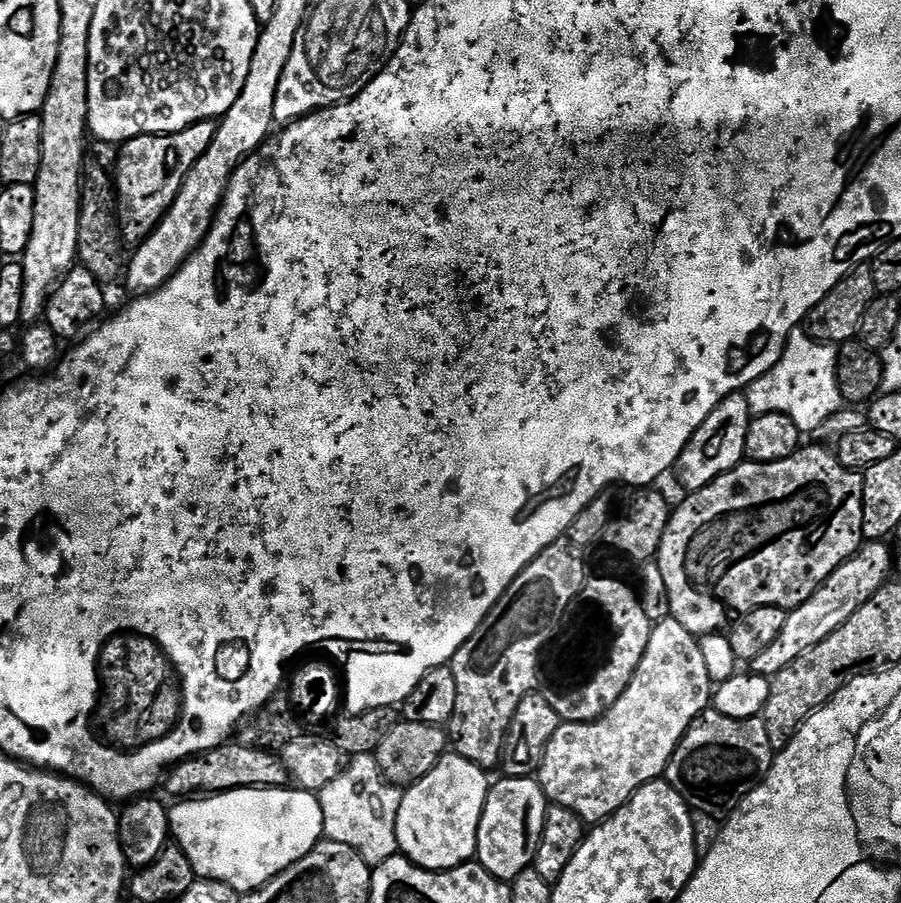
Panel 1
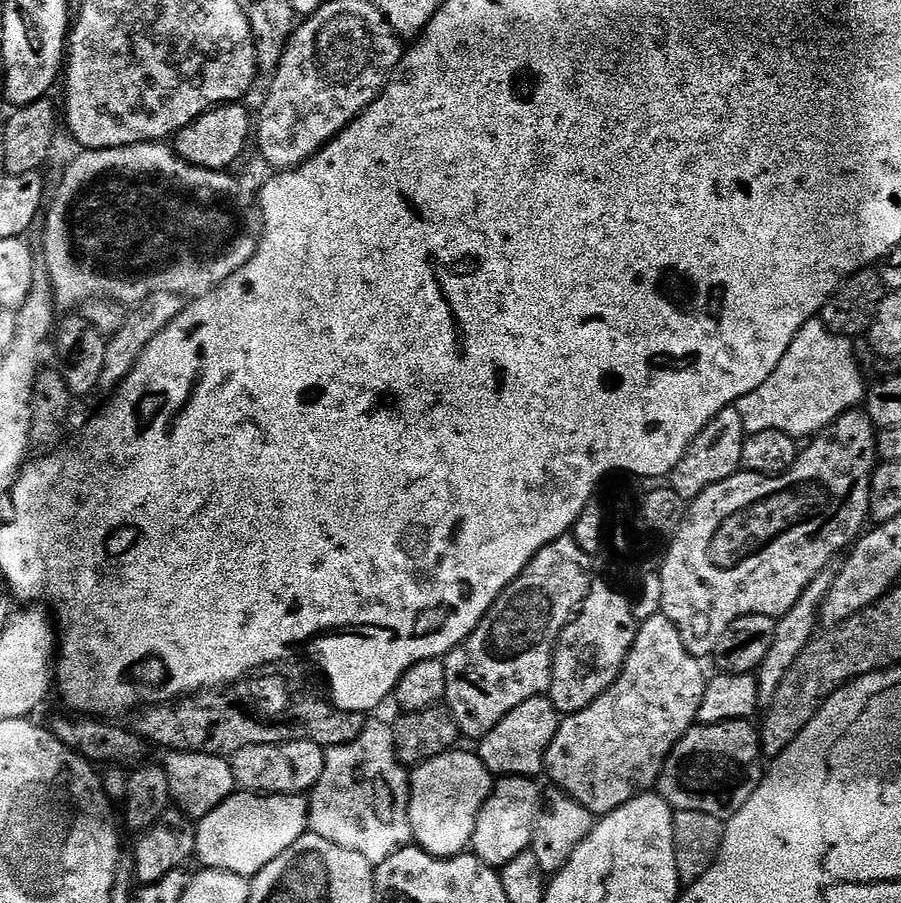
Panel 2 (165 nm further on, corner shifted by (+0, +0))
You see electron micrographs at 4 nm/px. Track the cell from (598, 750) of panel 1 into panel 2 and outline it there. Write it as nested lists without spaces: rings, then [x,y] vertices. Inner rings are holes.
[[[657,614],[643,621],[639,625],[636,641],[626,658],[624,669],[614,682],[614,686],[610,686],[610,690],[606,690],[606,694],[602,694],[602,698],[598,698],[590,706],[586,706],[586,710],[576,712],[573,716],[564,716],[561,719],[558,734],[554,738],[554,742],[550,742],[550,750],[546,754],[546,776],[552,779],[551,783],[566,794],[570,794],[578,802],[582,802],[582,806],[586,806],[586,810],[590,810],[598,818],[608,816],[614,810],[618,810],[618,806],[630,802],[641,792],[649,791],[659,781],[660,772],[664,769],[664,763],[668,760],[668,755],[672,753],[673,746],[697,723],[699,707],[702,706],[706,687],[704,668],[700,664],[703,663],[698,657],[690,654],[690,650],[686,650],[686,642],[682,642],[682,634],[676,629],[674,622],[670,622],[670,618],[666,618],[663,614]]]

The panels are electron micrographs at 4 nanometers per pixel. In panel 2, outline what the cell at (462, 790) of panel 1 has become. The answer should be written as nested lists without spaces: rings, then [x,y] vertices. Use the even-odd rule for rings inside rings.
[[[450,751],[419,765],[410,776],[412,835],[415,843],[431,856],[458,856],[471,845],[476,820],[494,787],[493,777],[479,755],[460,751]]]

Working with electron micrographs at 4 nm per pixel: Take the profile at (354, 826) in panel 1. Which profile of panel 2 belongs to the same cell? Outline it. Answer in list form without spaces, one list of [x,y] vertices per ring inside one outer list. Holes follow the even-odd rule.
[[[370,722],[354,742],[325,751],[322,778],[310,793],[308,823],[326,842],[346,846],[379,866],[413,843],[411,797],[410,772],[396,755],[393,725]]]

